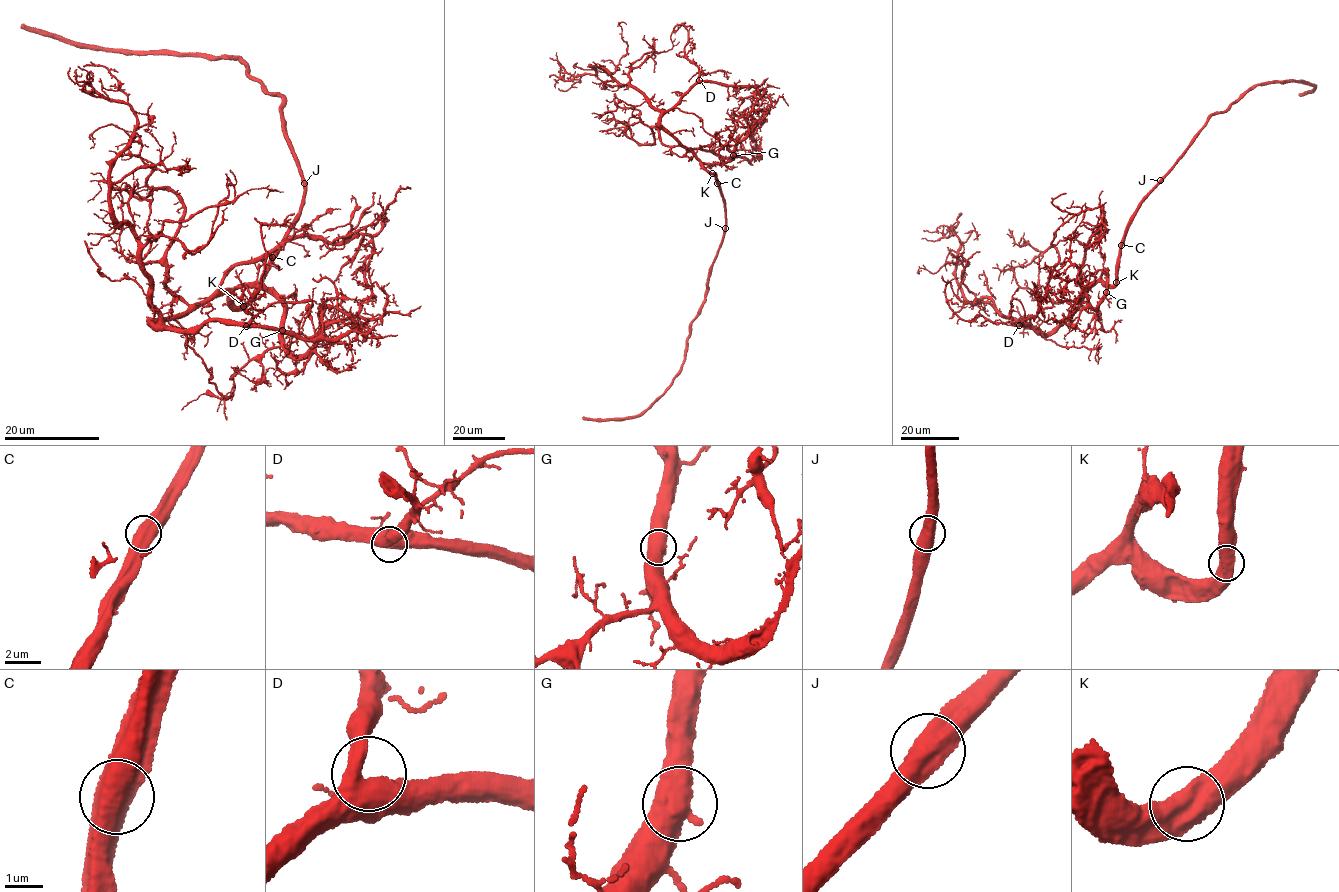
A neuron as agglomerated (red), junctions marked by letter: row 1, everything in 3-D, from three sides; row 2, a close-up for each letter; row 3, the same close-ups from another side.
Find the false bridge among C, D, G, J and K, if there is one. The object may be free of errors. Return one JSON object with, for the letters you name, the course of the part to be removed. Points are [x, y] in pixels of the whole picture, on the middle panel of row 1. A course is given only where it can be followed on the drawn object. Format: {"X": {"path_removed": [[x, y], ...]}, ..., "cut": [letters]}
{"cut": []}

